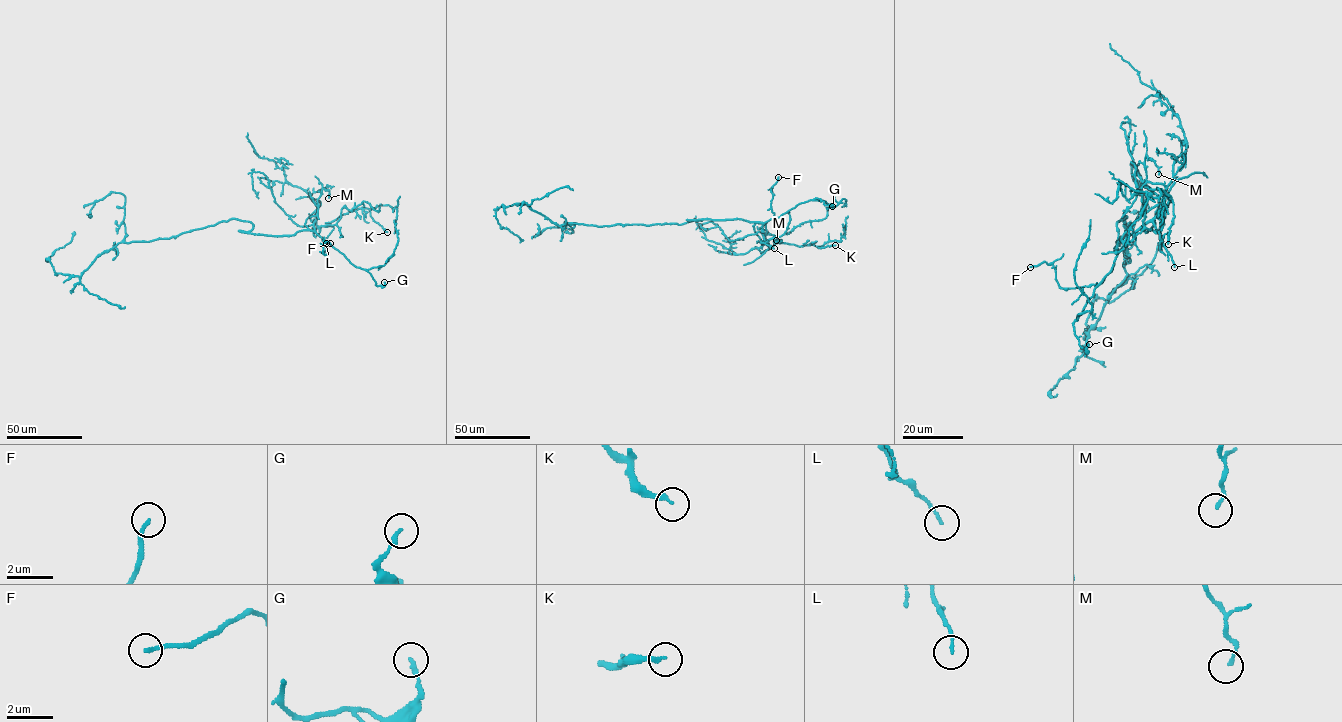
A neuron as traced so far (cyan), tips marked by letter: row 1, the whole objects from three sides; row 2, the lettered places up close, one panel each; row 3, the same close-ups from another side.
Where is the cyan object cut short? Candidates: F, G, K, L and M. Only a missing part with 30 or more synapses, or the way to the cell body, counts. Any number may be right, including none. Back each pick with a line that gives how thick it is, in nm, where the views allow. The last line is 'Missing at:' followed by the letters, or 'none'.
Missing at: none

